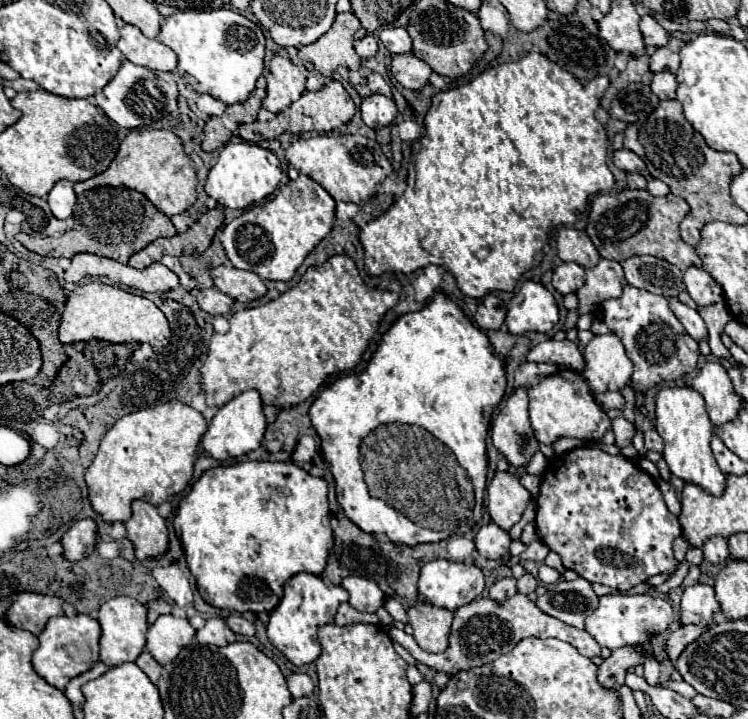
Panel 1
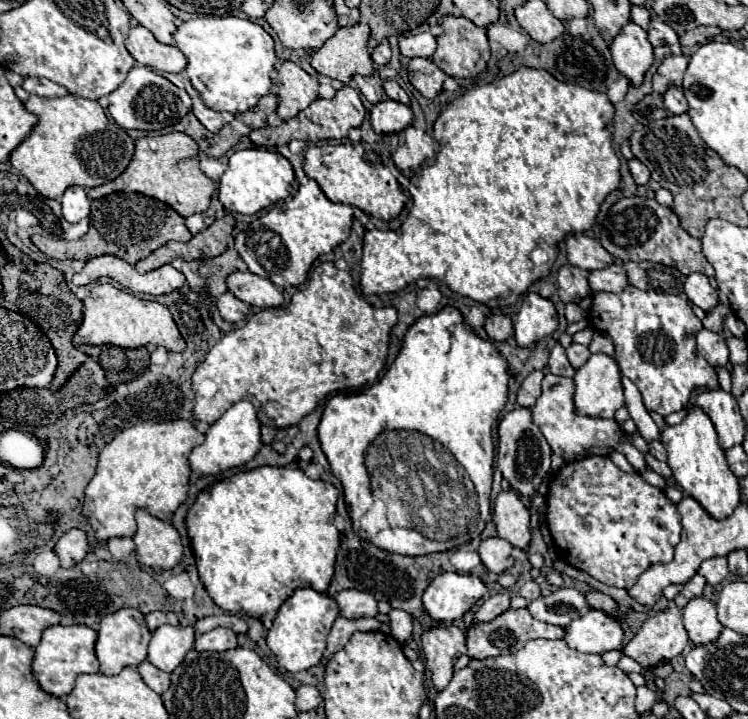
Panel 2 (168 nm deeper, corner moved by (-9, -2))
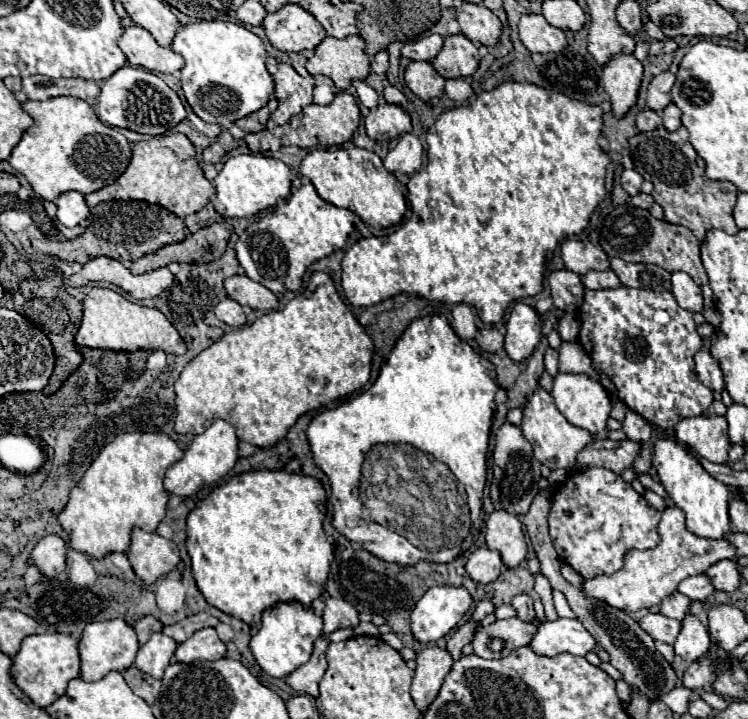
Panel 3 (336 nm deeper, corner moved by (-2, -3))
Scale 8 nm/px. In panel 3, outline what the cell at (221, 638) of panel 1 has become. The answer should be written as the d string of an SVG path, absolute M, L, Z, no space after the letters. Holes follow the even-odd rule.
M202 628L192 638L178 644L174 656L186 664L192 660L218 660L226 656L226 646L214 628Z

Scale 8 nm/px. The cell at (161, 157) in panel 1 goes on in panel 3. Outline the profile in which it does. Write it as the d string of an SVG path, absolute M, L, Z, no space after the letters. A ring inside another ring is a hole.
M184 134L152 136L150 140L136 142L132 148L132 160L126 172L110 186L90 192L86 196L88 206L96 206L104 200L146 200L150 204L164 206L180 218L198 212L214 196L214 186L202 174L202 168L196 160L192 142Z

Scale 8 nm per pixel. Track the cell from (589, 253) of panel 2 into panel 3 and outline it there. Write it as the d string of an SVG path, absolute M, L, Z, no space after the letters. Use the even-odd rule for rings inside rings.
M566 240L562 244L562 260L564 266L570 268L572 272L584 276L588 270L608 270L608 256L604 254L602 248L590 244L590 242L580 242L580 240Z

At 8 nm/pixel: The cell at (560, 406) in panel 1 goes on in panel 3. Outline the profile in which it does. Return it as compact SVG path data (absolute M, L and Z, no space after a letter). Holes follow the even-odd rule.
M538 386L538 388L534 390L534 394L528 398L528 404L524 406L524 420L522 420L522 426L520 426L520 428L522 428L524 436L532 442L532 446L534 446L534 456L536 456L542 464L550 466L552 470L558 470L558 468L572 470L574 464L576 464L578 452L580 452L586 444L594 442L594 436L592 436L588 430L578 428L578 426L572 426L572 424L558 412L552 394L550 394L548 390L544 390L542 386Z

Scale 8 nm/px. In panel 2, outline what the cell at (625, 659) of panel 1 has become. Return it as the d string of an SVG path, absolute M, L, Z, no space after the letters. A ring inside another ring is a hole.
M669 601L665 611L643 623L641 631L625 645L623 653L633 657L641 667L651 669L677 657L687 643L689 637L683 627L683 615L675 602Z

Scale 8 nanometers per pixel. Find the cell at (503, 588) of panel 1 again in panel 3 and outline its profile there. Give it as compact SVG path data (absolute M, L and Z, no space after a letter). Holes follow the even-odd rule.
M468 618L458 630L456 630L456 634L448 640L448 644L446 644L446 650L452 654L452 658L454 660L458 660L460 656L462 656L462 648L472 640L472 636L474 636L474 630L478 628L478 620L472 620L472 618Z

